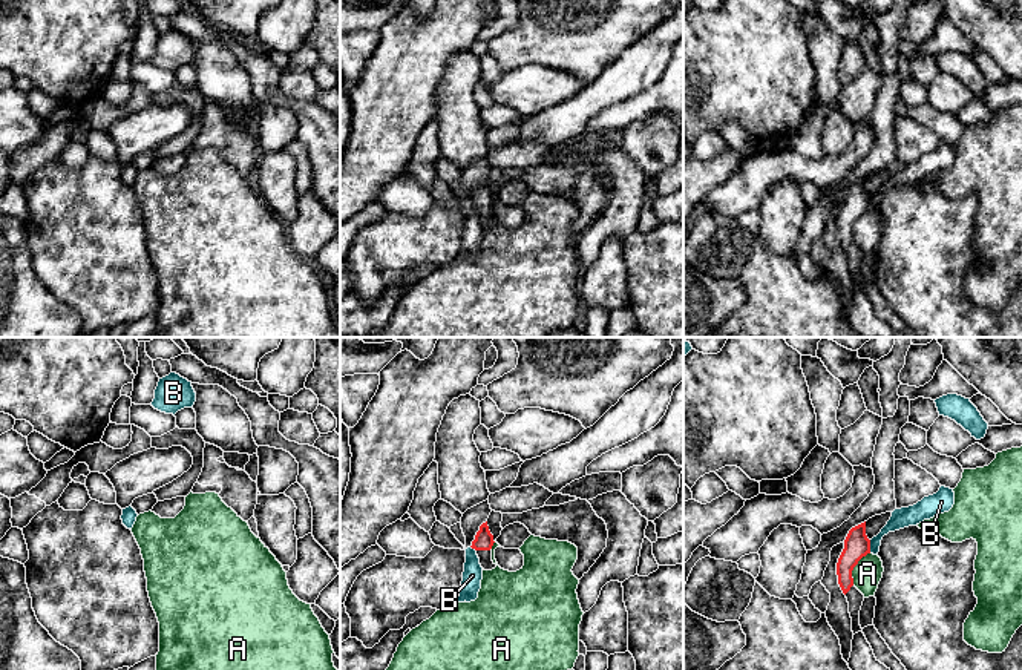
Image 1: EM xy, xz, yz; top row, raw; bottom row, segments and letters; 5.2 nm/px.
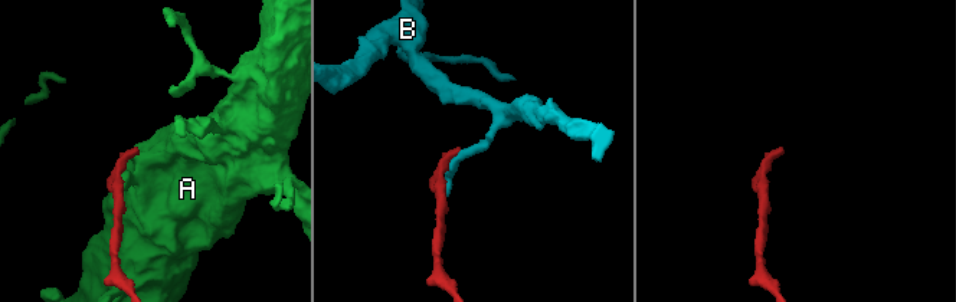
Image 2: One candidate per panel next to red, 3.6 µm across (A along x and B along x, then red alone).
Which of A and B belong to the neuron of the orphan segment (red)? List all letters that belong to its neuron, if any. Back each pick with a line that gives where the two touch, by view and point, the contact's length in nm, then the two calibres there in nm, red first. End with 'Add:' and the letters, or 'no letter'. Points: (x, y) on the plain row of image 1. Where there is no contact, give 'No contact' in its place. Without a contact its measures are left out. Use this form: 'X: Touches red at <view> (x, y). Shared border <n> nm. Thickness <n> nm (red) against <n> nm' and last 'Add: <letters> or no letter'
Add: no letter

